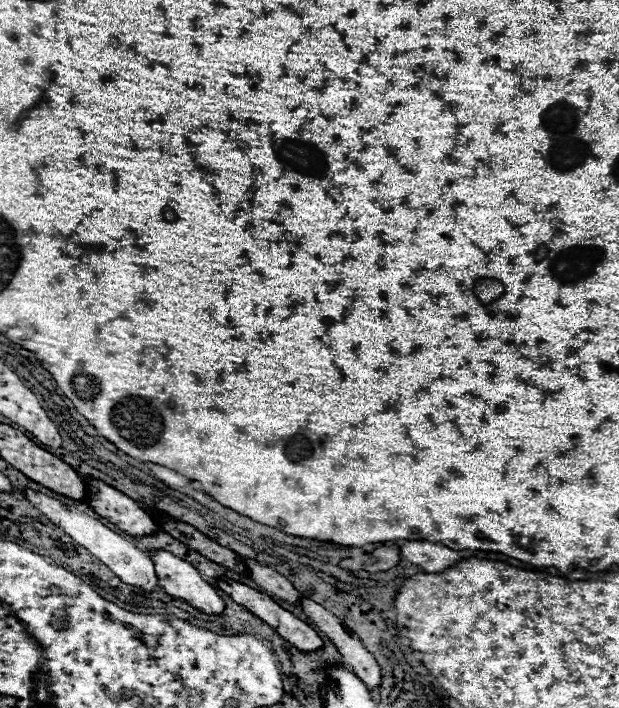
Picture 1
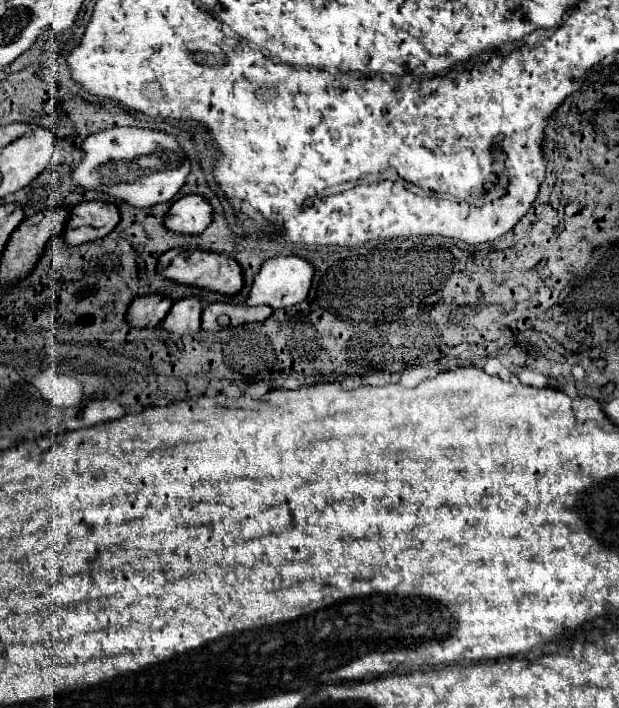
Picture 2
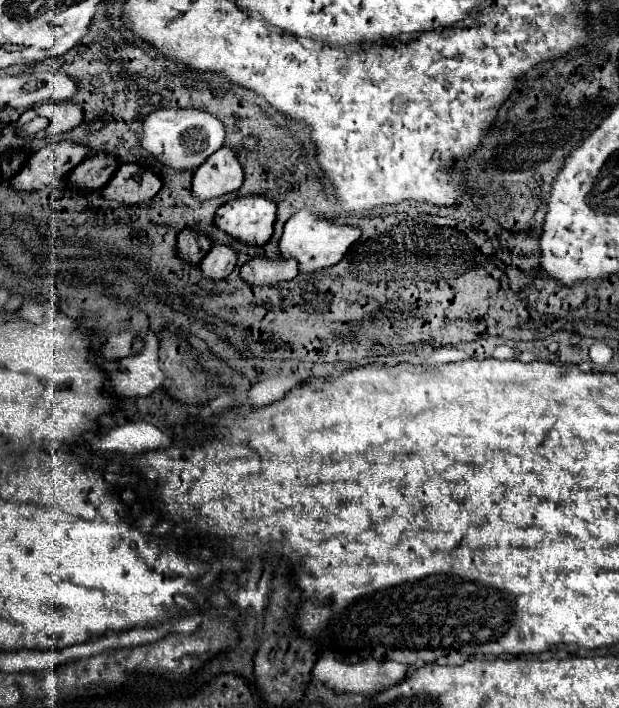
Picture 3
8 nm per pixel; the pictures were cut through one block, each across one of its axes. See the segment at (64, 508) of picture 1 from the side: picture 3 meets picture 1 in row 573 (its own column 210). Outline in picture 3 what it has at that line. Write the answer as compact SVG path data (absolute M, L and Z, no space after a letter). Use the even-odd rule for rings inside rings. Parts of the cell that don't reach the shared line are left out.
M160 108L146 116L142 146L160 162L174 168L198 168L210 154L224 146L226 130L218 116L200 108Z

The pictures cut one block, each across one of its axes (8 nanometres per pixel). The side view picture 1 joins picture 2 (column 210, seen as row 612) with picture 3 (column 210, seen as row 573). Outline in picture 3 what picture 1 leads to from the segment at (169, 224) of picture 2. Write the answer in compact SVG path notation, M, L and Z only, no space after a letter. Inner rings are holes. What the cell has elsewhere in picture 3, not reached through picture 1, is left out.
M230 146L220 148L194 172L192 192L198 200L210 200L228 192L234 192L244 182L244 168L238 152Z

